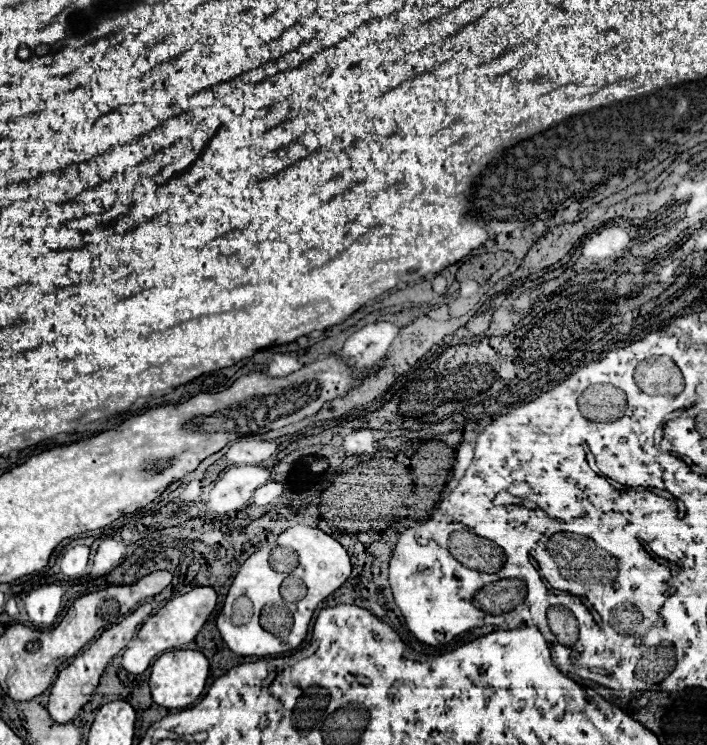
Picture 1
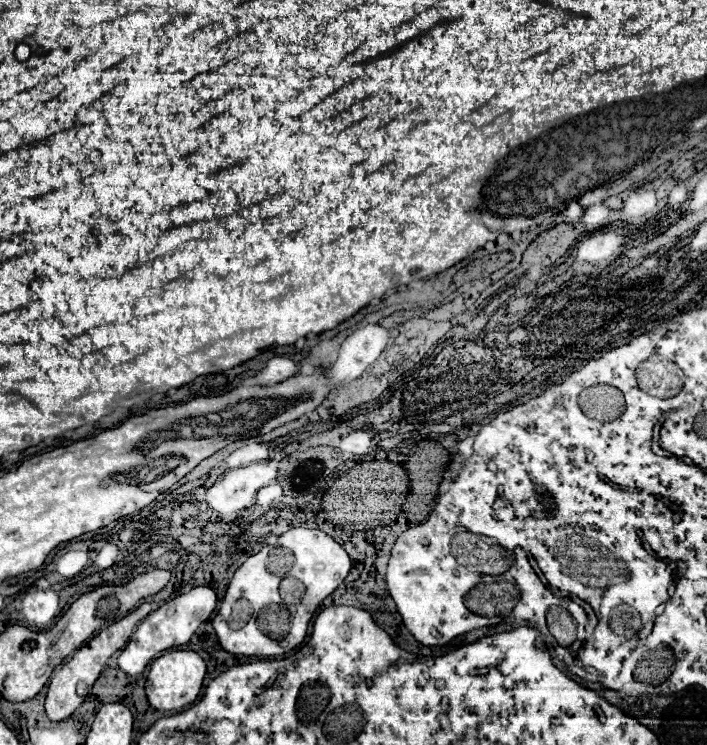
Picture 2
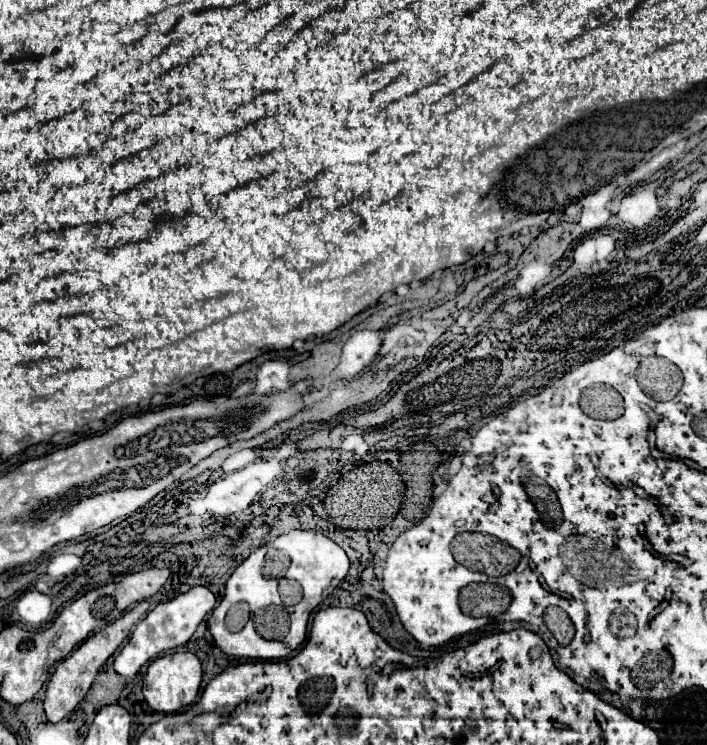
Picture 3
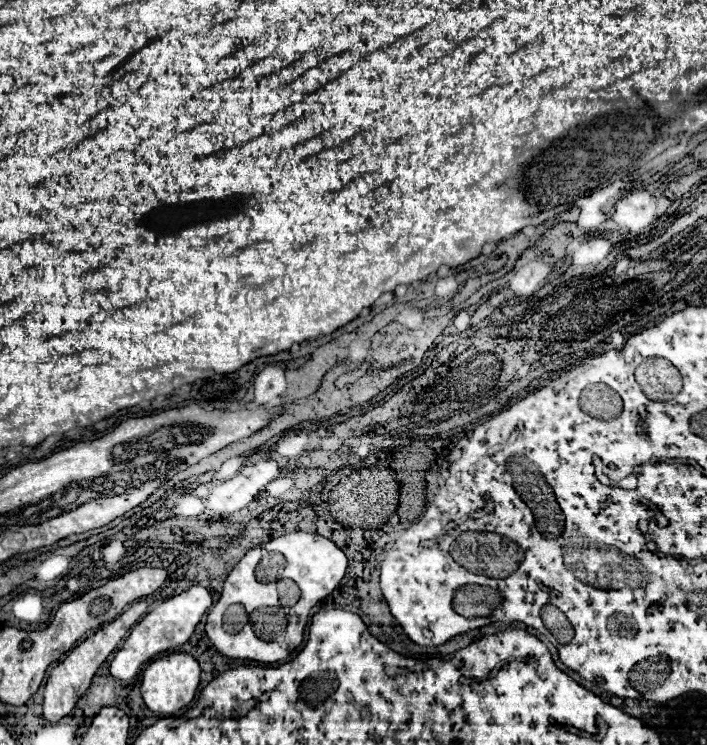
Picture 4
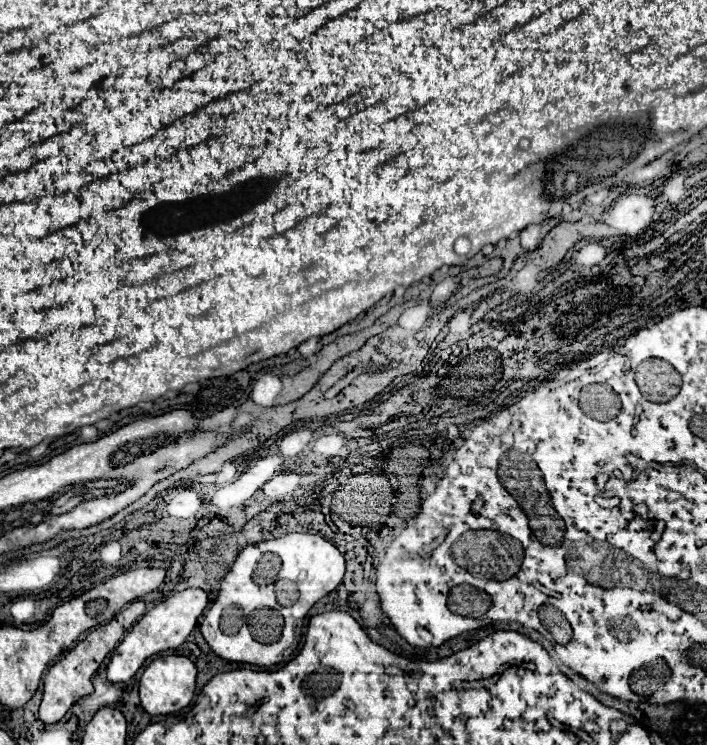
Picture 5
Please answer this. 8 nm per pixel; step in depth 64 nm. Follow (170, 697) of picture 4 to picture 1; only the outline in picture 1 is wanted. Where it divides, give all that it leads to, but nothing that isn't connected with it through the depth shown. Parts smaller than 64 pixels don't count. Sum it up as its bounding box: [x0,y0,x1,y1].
[150,650,208,708]

